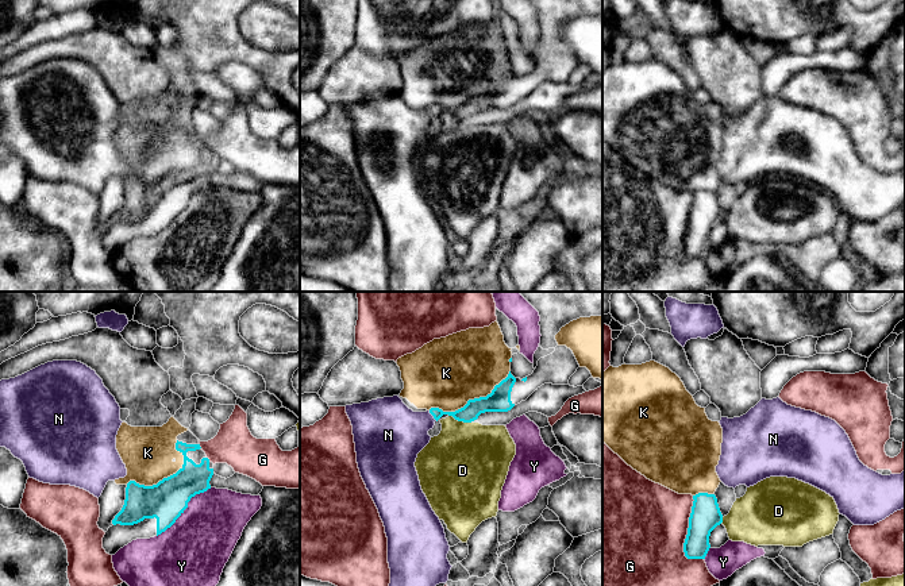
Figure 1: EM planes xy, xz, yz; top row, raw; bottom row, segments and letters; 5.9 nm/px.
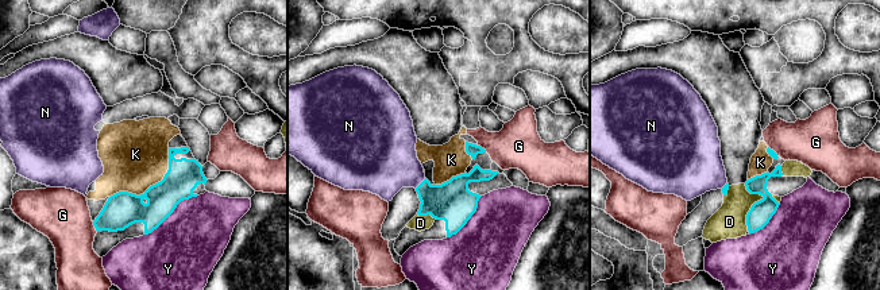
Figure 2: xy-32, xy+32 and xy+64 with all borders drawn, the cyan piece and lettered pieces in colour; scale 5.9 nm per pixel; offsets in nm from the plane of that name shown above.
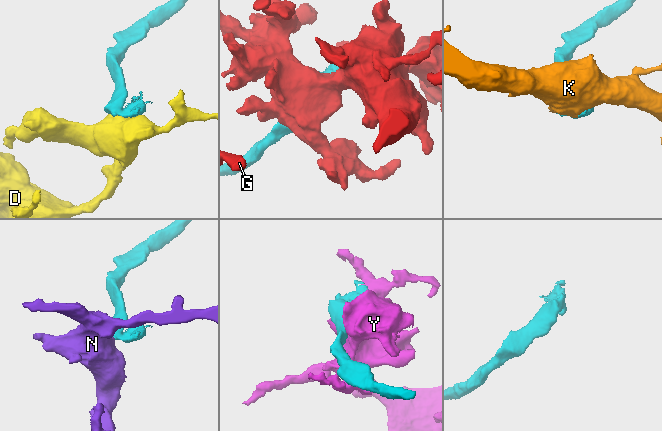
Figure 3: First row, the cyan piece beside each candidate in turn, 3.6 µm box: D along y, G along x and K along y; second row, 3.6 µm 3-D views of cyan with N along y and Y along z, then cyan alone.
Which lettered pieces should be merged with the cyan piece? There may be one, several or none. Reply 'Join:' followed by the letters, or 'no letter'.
Join: N

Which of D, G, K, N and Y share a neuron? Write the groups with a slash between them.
D / G / K / N / Y

